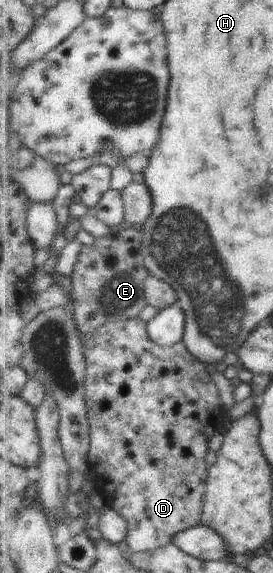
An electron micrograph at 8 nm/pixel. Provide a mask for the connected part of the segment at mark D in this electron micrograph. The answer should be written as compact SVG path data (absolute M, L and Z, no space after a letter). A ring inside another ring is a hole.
M139 317L126 319L123 321L109 322L107 325L102 326L102 328L99 328L98 330L95 330L94 332L90 332L87 335L83 336L82 340L82 342L84 342L84 348L86 348L86 362L88 362L88 376L86 378L86 402L88 402L87 409L91 422L91 464L94 464L94 466L96 466L96 468L94 468L94 471L97 473L98 477L102 476L104 477L104 480L106 480L105 489L108 490L108 494L112 494L110 496L112 496L114 499L114 508L116 508L116 510L118 510L118 512L120 512L120 514L122 514L122 516L126 518L126 522L128 522L128 538L126 540L125 546L132 552L132 554L158 550L159 548L162 548L168 544L174 543L176 540L176 536L182 534L182 532L186 532L191 528L196 528L197 526L201 525L204 509L206 508L206 502L204 502L204 498L206 498L206 493L208 492L208 483L210 482L211 473L211 467L208 466L208 462L206 462L206 458L208 458L208 454L210 454L210 440L214 438L214 434L219 433L218 428L223 426L223 424L225 423L225 417L228 414L228 412L224 409L221 400L221 388L218 386L216 380L214 380L212 372L208 369L208 365L205 362L202 362L202 360L200 360L198 356L194 356L194 354L192 354L192 350L188 348L186 341L179 342L178 344L175 344L171 347L165 347L162 346L160 343L154 342L154 340L152 340L151 334L149 333L148 324L148 321L146 322L146 320L142 320L142 318Z

